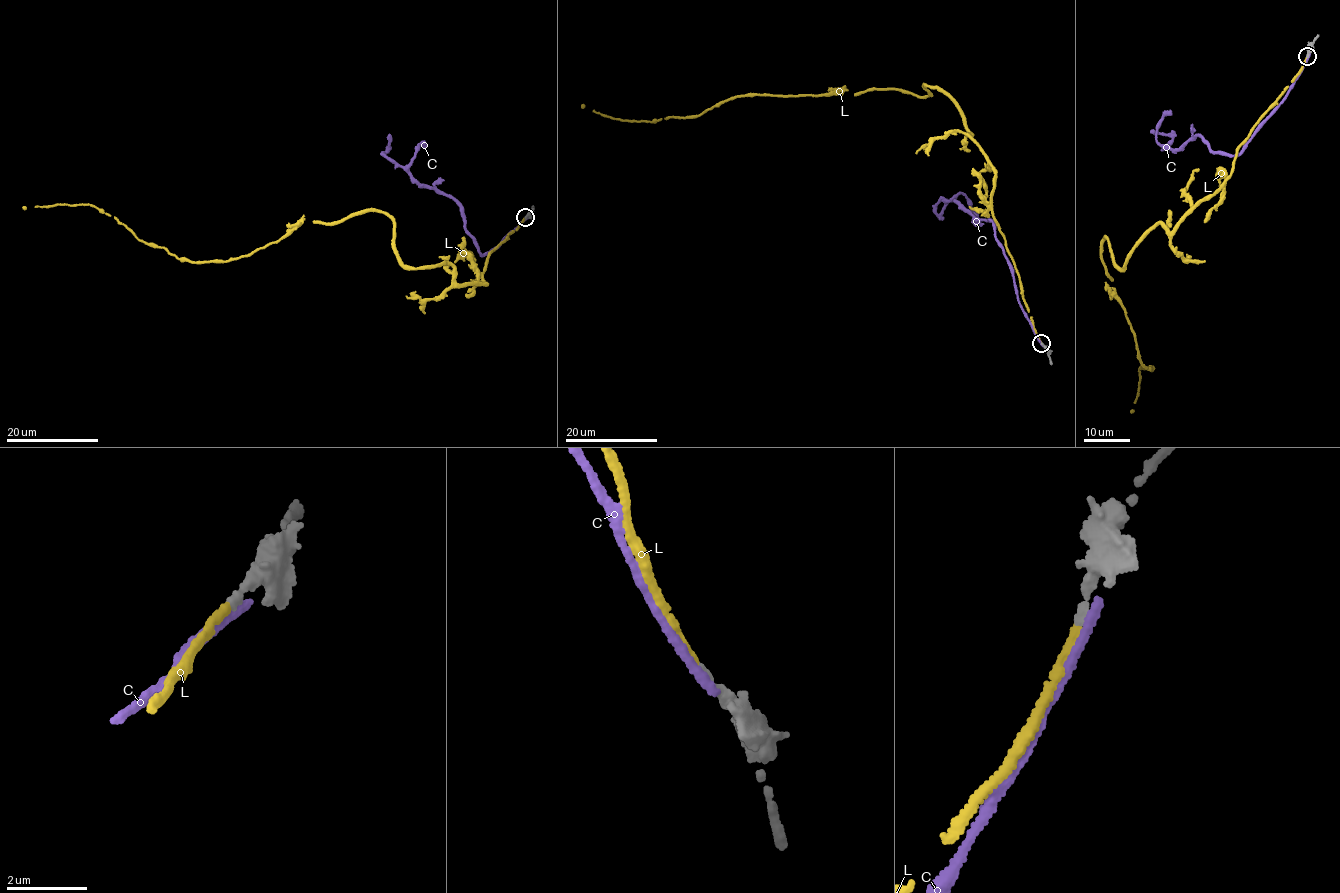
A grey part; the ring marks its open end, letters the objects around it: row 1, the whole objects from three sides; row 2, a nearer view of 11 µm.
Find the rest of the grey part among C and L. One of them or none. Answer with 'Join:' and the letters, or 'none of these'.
Join: L

